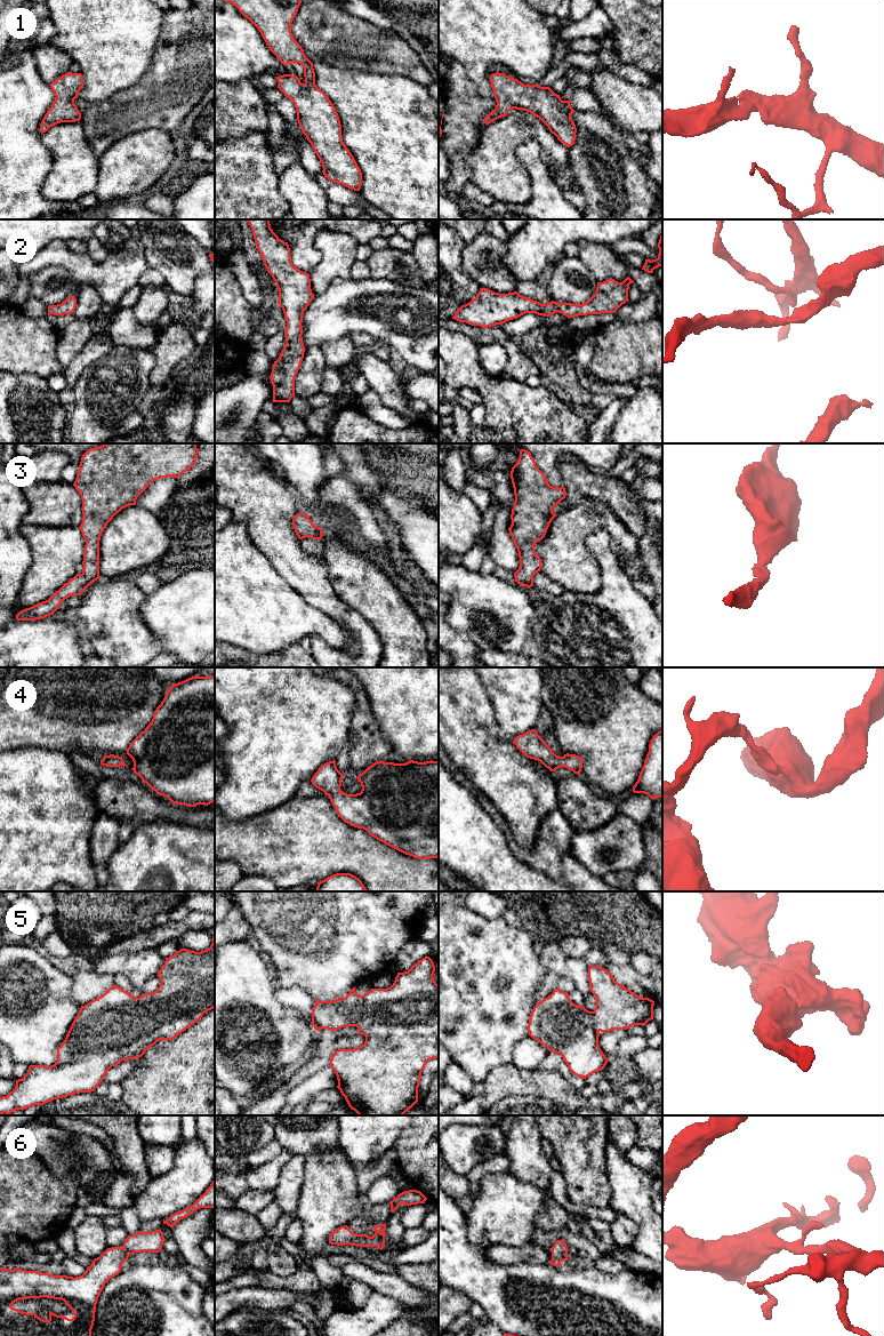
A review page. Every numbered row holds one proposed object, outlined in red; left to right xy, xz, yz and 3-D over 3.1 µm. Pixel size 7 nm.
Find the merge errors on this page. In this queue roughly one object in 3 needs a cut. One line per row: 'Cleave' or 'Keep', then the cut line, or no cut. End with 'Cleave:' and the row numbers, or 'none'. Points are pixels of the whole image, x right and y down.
1: Keep. No split
2: Keep. No split
3: Keep. No split
4: Keep. No split
5: Keep. No split
6: Keep. No split
Cleave: none

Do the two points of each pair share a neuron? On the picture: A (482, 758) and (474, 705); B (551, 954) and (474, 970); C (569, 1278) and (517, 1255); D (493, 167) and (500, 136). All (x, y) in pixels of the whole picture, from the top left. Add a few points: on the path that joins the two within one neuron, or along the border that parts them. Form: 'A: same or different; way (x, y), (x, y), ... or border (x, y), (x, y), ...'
A: same; way (474, 745), (474, 718)
B: different; border (538, 956), (541, 965), (547, 970)
C: different; border (548, 1262), (541, 1264), (512, 1264)
D: same; way (493, 159), (497, 144)

